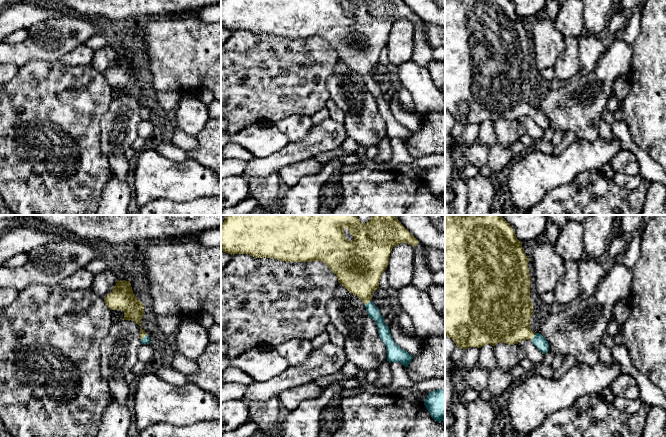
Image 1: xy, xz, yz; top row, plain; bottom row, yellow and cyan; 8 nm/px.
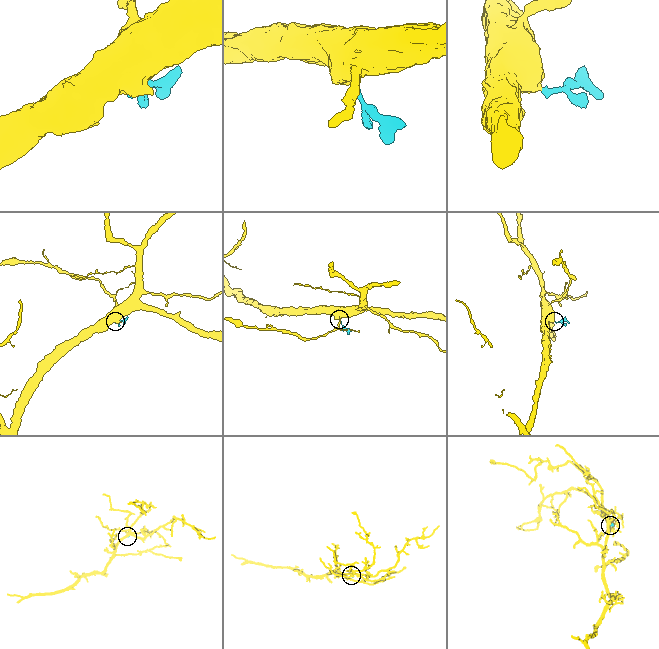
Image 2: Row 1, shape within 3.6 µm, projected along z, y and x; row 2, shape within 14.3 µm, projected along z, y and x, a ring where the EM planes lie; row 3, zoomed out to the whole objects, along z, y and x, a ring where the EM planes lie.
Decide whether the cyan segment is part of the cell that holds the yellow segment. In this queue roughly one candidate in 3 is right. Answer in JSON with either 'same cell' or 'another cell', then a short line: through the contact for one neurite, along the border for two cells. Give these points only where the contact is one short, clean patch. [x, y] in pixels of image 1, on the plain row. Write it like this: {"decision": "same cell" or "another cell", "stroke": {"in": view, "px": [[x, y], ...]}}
{"decision": "same cell", "stroke": {"in": "yz", "px": [[507, 95], [516, 104], [533, 112], [538, 116]]}}

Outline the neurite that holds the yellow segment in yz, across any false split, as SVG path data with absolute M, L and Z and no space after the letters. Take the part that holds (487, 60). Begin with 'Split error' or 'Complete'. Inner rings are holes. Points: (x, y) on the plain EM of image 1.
Split error. M445 0L445 112L463 126L531 116L546 130L548 117L530 103L534 88L530 74L529 36L510 0Z

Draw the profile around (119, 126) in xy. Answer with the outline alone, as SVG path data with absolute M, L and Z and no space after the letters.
M114 97L100 124L100 147L107 157L124 155L138 138L140 104L135 97Z

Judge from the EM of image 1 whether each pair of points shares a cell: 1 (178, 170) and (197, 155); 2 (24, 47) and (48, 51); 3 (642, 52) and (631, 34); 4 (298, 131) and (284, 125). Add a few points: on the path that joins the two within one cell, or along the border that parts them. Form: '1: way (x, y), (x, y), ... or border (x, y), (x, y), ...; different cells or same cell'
1: border (188, 158), (198, 161), (210, 169); different cells
2: way (30, 47), (42, 47); same cell
3: border (641, 16), (640, 33), (631, 44); different cells
4: way (295, 128), (287, 126); same cell

